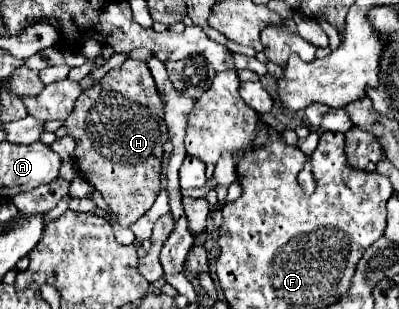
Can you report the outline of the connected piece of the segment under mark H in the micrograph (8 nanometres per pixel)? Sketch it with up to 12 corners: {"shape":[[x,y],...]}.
{"shape":[[128,58],[78,96],[76,170],[122,228],[160,192],[164,104]]}

